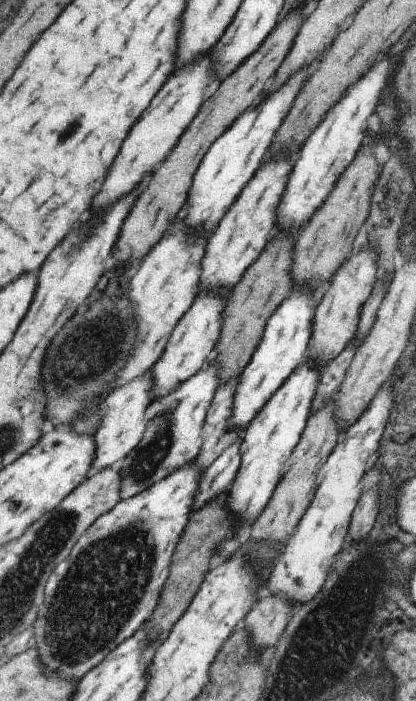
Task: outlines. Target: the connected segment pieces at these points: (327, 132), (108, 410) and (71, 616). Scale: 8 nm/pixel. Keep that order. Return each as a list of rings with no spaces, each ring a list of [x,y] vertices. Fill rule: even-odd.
[[[385,58],[347,92],[345,100],[341,100],[341,104],[336,104],[328,112],[325,124],[321,123],[321,128],[317,127],[317,132],[312,134],[305,144],[305,152],[301,152],[295,164],[293,176],[289,178],[289,184],[285,190],[285,200],[281,202],[281,208],[279,208],[277,226],[281,230],[295,230],[295,232],[301,230],[301,226],[309,222],[317,214],[317,210],[325,204],[337,180],[345,174],[345,170],[351,166],[351,162],[359,154],[359,148],[367,136],[369,118],[381,100],[381,92],[389,76],[391,76],[391,62]]]
[[[151,372],[147,377],[132,380],[99,402],[102,423],[100,430],[94,436],[97,448],[91,473],[117,466],[143,440],[147,428],[147,409],[152,402],[153,383],[154,373]]]
[[[195,460],[191,465],[153,483],[139,495],[117,503],[111,512],[100,516],[89,527],[73,547],[69,558],[57,566],[49,579],[45,602],[33,626],[41,662],[49,672],[61,676],[63,680],[81,680],[89,670],[99,666],[115,646],[124,643],[151,621],[172,571],[176,548],[191,522],[194,496],[206,470],[201,469]]]

